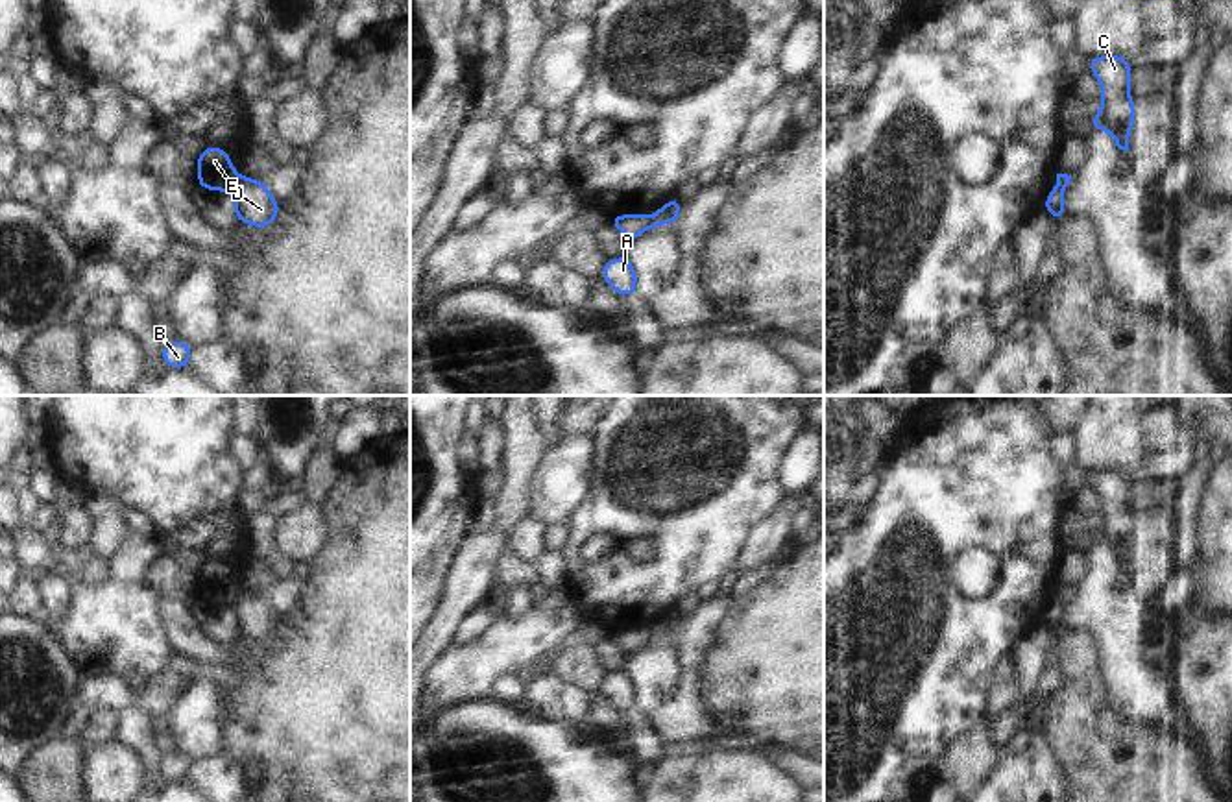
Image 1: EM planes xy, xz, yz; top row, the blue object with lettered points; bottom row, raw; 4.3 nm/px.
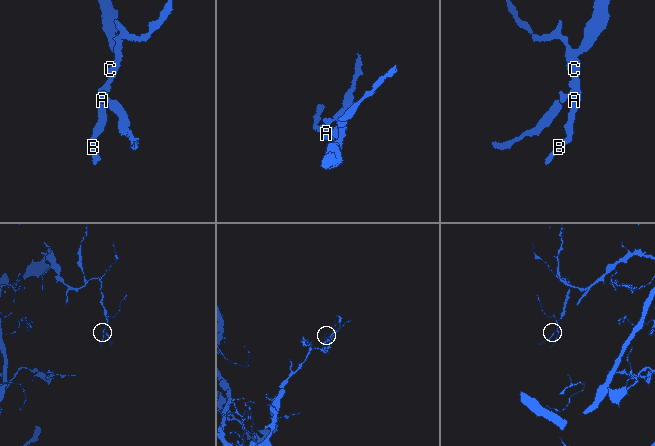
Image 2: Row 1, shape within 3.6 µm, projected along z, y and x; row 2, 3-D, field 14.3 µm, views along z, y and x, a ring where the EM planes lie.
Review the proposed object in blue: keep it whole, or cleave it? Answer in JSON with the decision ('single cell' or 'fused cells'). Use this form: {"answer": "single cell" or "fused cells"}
{"answer": "fused cells"}

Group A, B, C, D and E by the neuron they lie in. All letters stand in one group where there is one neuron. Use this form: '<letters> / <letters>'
A B C E / D

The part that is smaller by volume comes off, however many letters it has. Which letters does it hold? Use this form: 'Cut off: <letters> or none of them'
Cut off: D

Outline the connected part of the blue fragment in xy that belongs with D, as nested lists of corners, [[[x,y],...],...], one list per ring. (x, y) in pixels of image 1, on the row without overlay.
[[[242,591],[231,604],[231,610],[235,615],[235,634],[259,643],[270,641],[281,625],[281,617],[262,593]]]

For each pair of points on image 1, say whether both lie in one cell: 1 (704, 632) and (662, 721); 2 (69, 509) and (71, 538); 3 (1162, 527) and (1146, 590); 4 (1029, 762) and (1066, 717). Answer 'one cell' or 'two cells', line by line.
1: one cell
2: one cell
3: one cell
4: two cells

